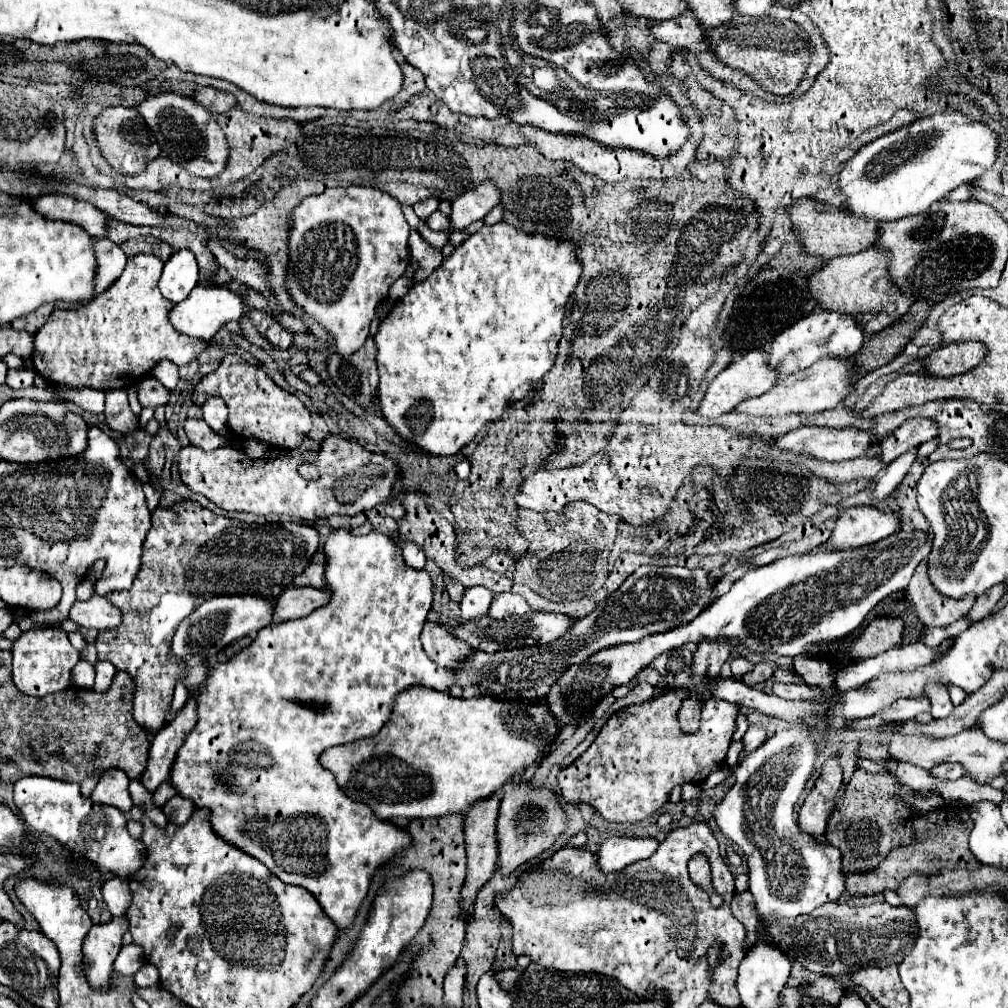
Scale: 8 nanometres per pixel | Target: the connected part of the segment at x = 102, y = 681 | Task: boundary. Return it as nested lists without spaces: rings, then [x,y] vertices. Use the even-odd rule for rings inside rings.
[[[97,661],[95,663],[95,685],[93,685],[93,689],[105,691],[111,685],[111,679],[113,679],[115,673],[117,673],[117,669],[111,663]]]

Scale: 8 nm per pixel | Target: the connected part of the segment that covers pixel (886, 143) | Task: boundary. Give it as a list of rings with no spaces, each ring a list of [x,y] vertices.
[[[943,111],[931,117],[923,117],[905,125],[893,133],[887,133],[853,155],[839,173],[839,189],[845,195],[843,207],[855,211],[859,217],[877,219],[877,221],[895,221],[905,215],[923,213],[931,207],[931,203],[941,201],[959,185],[971,183],[981,177],[987,169],[995,165],[999,159],[1001,137],[983,121],[975,121],[961,111]]]

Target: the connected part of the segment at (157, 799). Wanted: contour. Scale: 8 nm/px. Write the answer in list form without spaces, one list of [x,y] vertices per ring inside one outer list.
[[[165,781],[165,783],[161,783],[161,785],[155,789],[155,793],[151,795],[151,799],[153,799],[153,805],[155,805],[155,807],[163,807],[173,795],[175,795],[175,789]]]

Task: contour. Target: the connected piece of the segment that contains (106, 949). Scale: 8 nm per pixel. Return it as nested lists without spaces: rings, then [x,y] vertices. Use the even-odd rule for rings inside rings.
[[[113,917],[109,923],[93,925],[83,941],[83,971],[97,989],[109,983],[113,961],[121,949],[121,937],[127,927],[125,917]]]

